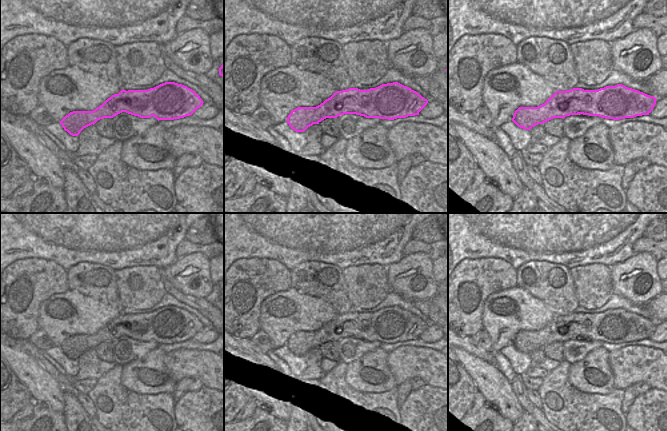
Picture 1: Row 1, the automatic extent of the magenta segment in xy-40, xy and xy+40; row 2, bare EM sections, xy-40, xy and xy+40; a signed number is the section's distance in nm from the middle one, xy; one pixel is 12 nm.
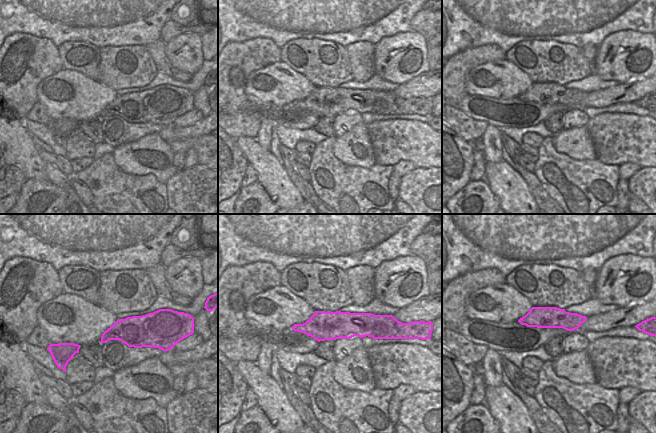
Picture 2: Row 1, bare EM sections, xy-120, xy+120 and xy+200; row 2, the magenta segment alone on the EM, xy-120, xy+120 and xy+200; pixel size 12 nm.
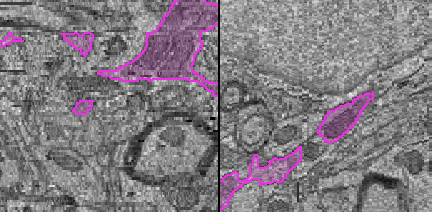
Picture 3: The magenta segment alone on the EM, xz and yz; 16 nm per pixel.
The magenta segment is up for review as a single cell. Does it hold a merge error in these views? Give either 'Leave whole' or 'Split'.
Split.

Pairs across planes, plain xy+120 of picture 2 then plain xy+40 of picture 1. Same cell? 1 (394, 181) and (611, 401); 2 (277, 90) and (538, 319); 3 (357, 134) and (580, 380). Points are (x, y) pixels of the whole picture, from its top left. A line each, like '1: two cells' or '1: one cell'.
1: two cells
2: one cell
3: one cell

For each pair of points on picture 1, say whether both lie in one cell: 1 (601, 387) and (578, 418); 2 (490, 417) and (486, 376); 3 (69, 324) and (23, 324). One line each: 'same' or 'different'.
1: different
2: different
3: different

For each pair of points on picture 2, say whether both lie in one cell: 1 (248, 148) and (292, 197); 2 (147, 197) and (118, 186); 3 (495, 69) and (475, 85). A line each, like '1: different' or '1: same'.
1: same
2: same
3: same

